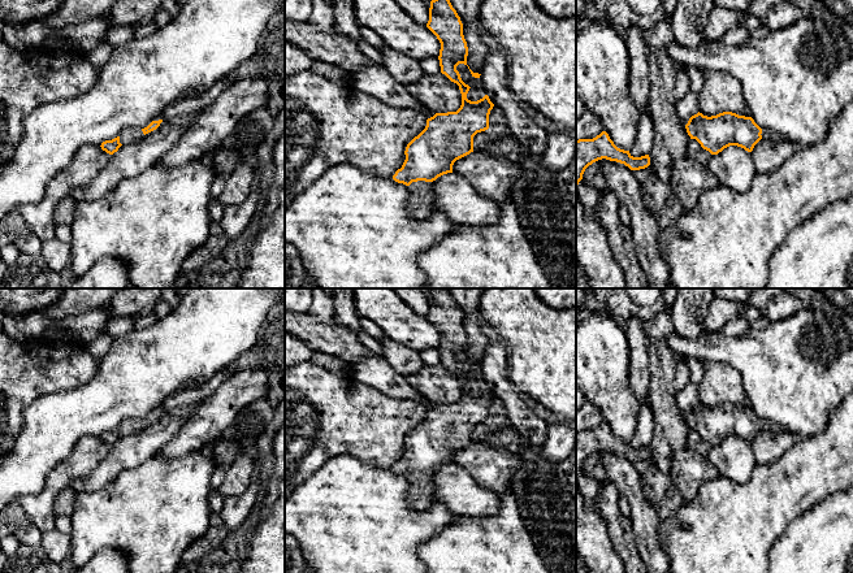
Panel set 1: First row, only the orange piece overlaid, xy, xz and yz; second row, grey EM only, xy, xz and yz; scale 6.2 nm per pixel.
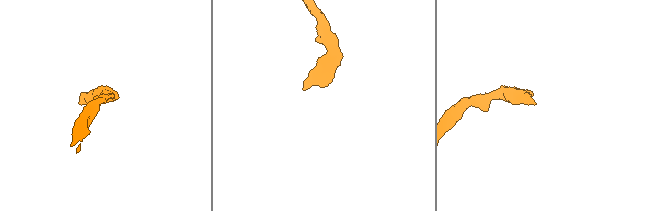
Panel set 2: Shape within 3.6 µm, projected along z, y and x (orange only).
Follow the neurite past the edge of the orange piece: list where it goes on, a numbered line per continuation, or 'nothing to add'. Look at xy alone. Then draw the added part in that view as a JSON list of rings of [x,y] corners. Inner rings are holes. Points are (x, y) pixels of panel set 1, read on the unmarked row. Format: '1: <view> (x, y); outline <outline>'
1: xy (133, 425); outline [[[129,418],[122,421],[118,427],[120,427],[120,434],[125,437],[140,431],[144,427],[144,425],[142,420]]]

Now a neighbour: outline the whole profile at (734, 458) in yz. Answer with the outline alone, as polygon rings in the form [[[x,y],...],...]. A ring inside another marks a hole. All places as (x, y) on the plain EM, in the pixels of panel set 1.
[[[737,437],[713,446],[707,459],[722,477],[737,483],[746,483],[757,465],[752,443]]]

